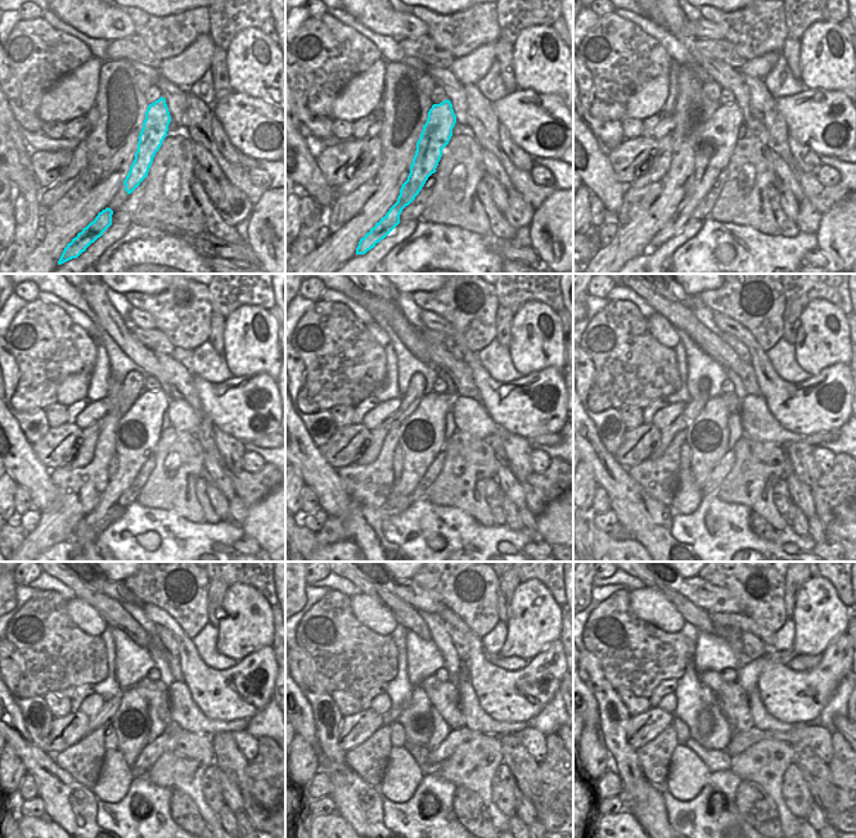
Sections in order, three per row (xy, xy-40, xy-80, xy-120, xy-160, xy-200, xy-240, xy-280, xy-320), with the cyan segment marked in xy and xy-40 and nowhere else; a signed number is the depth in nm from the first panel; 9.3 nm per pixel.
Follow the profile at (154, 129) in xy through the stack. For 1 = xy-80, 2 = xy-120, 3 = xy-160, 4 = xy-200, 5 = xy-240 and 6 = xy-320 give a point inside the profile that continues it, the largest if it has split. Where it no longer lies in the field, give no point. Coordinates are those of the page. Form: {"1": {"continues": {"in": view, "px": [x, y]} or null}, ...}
{"1": {"continues": {"in": "xy-80", "px": [712, 151]}}, "2": {"continues": {"in": "xy-120", "px": [138, 431]}}, "3": {"continues": {"in": "xy-160", "px": [422, 436]}}, "4": {"continues": {"in": "xy-200", "px": [708, 435]}}, "5": {"continues": {"in": "xy-240", "px": [131, 722]}}, "6": {"continues": {"in": "xy-320", "px": [706, 719]}}}

